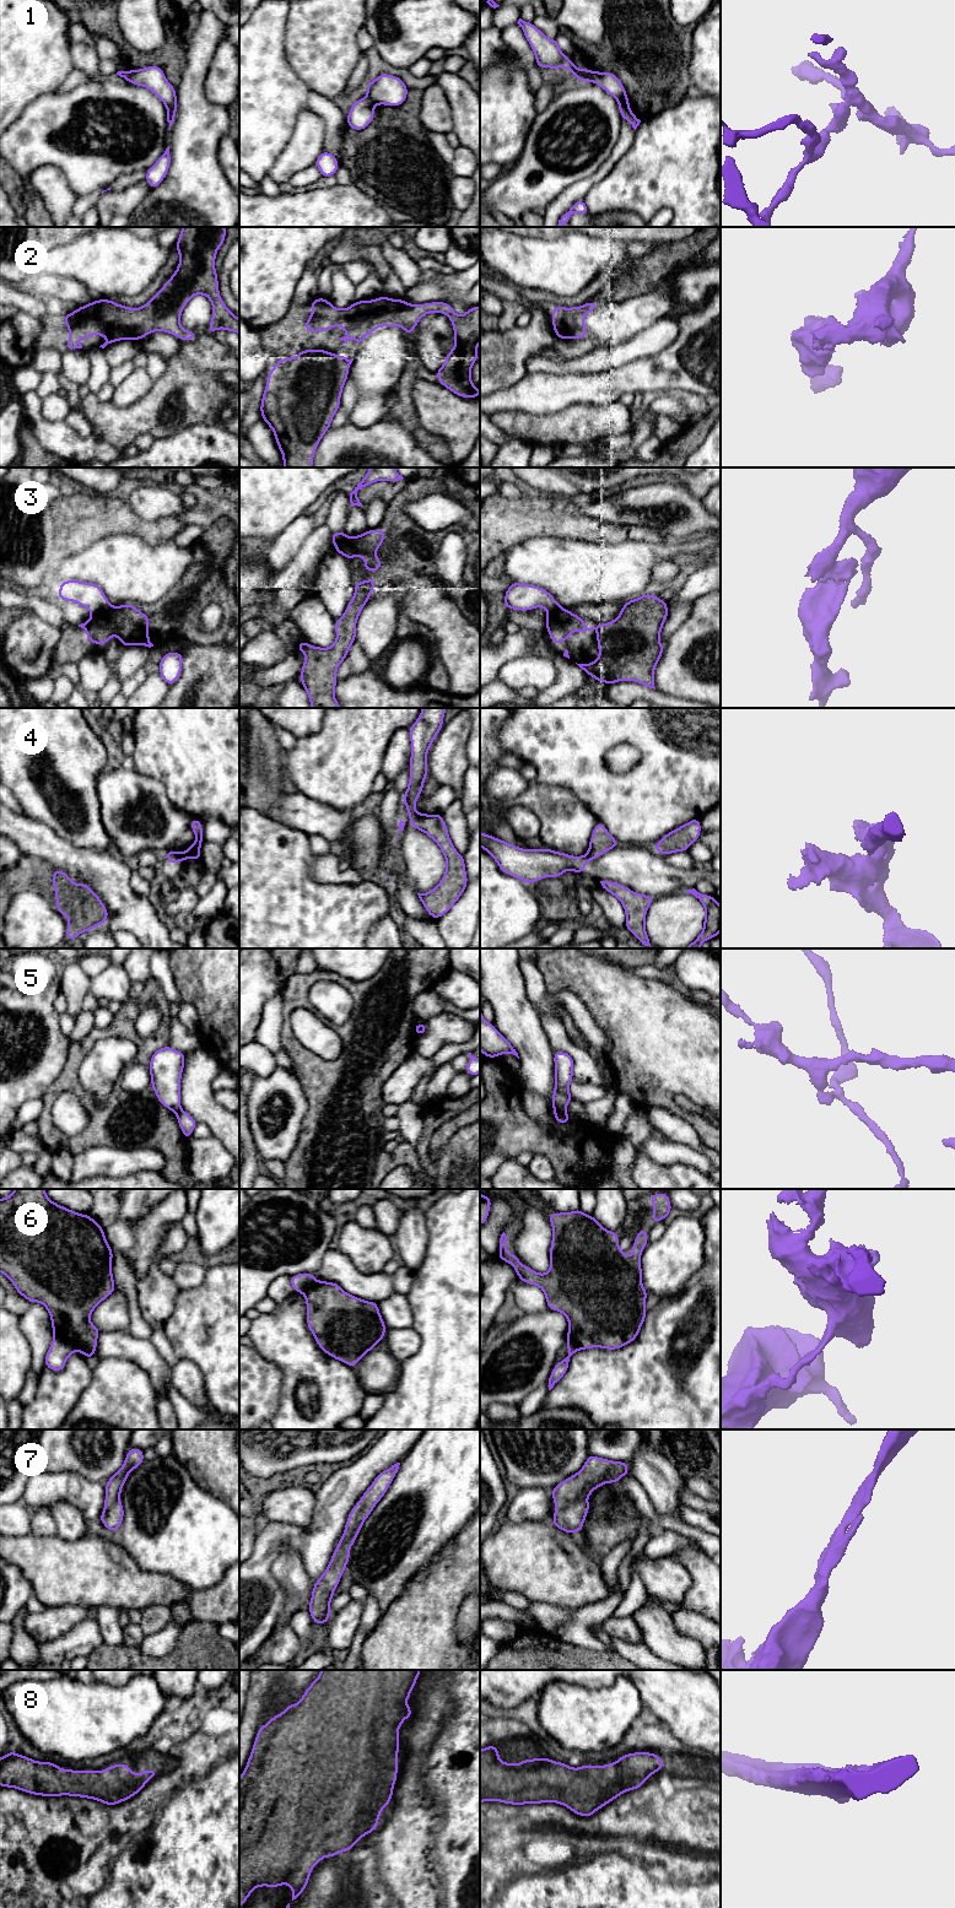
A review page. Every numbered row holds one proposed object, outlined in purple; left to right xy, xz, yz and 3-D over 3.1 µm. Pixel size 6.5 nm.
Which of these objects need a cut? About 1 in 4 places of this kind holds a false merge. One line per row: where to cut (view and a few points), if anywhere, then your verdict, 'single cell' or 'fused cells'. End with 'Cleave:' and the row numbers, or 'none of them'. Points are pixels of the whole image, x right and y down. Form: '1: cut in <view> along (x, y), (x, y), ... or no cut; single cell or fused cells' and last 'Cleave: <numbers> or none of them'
1: cut in yz along (591, 71), (593, 81); fused cells
2: no cut; single cell
3: cut in xy along (112, 606), (95, 616); fused cells
4: cut in xy along (167, 854), (174, 853), (181, 860); fused cells
5: cut in yz along (565, 1111), (555, 1113); fused cells
6: cut in xy along (54, 1335), (68, 1340), (77, 1350); fused cells
7: no cut; single cell
8: no cut; single cell
Cleave: 1, 3, 4, 5, 6

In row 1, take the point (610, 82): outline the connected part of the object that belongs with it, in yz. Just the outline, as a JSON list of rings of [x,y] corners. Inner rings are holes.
[[[592,71],[593,83],[599,85],[619,103],[621,119],[626,119],[636,130],[641,120],[631,112],[627,93],[620,79],[613,72]]]

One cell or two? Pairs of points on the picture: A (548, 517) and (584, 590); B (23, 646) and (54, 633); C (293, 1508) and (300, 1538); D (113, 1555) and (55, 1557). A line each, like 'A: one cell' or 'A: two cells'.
A: two cells
B: one cell
C: two cells
D: one cell

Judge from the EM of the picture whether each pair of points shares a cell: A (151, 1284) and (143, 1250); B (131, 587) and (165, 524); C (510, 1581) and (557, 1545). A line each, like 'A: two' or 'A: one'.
A: two
B: two
C: one

